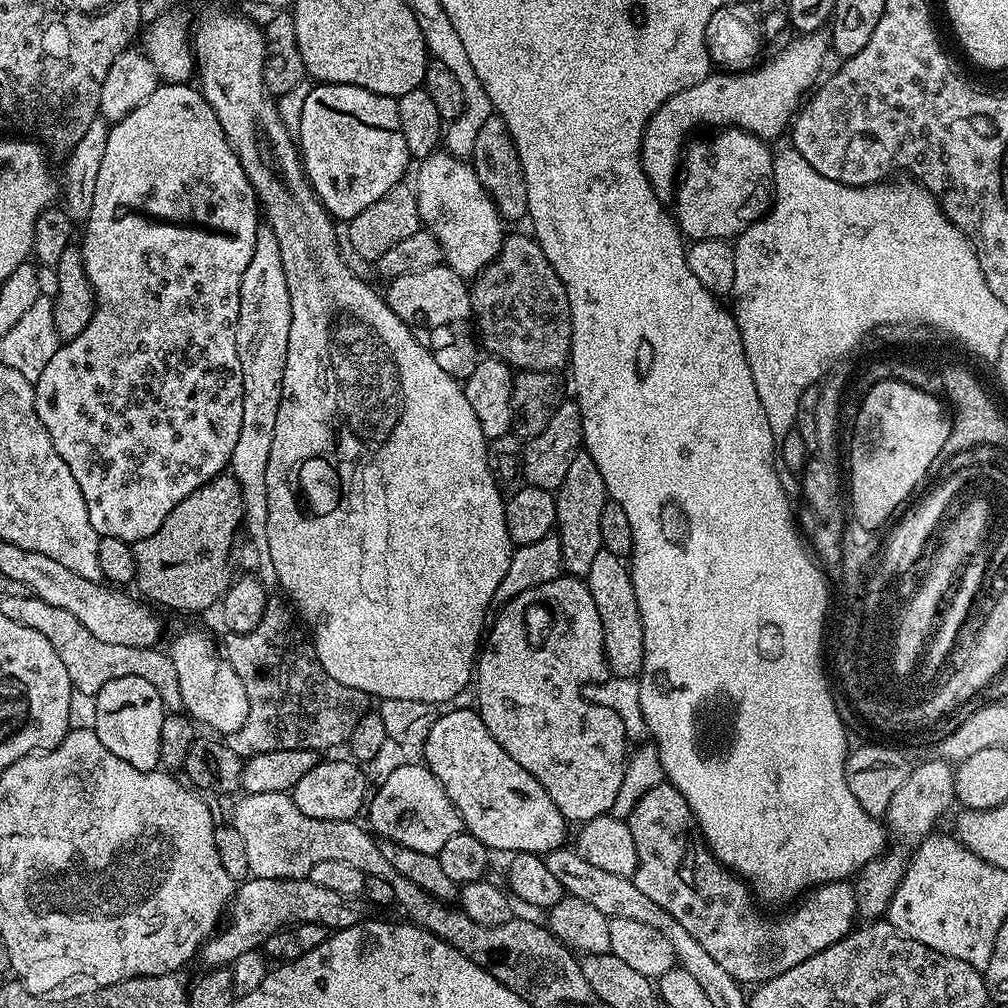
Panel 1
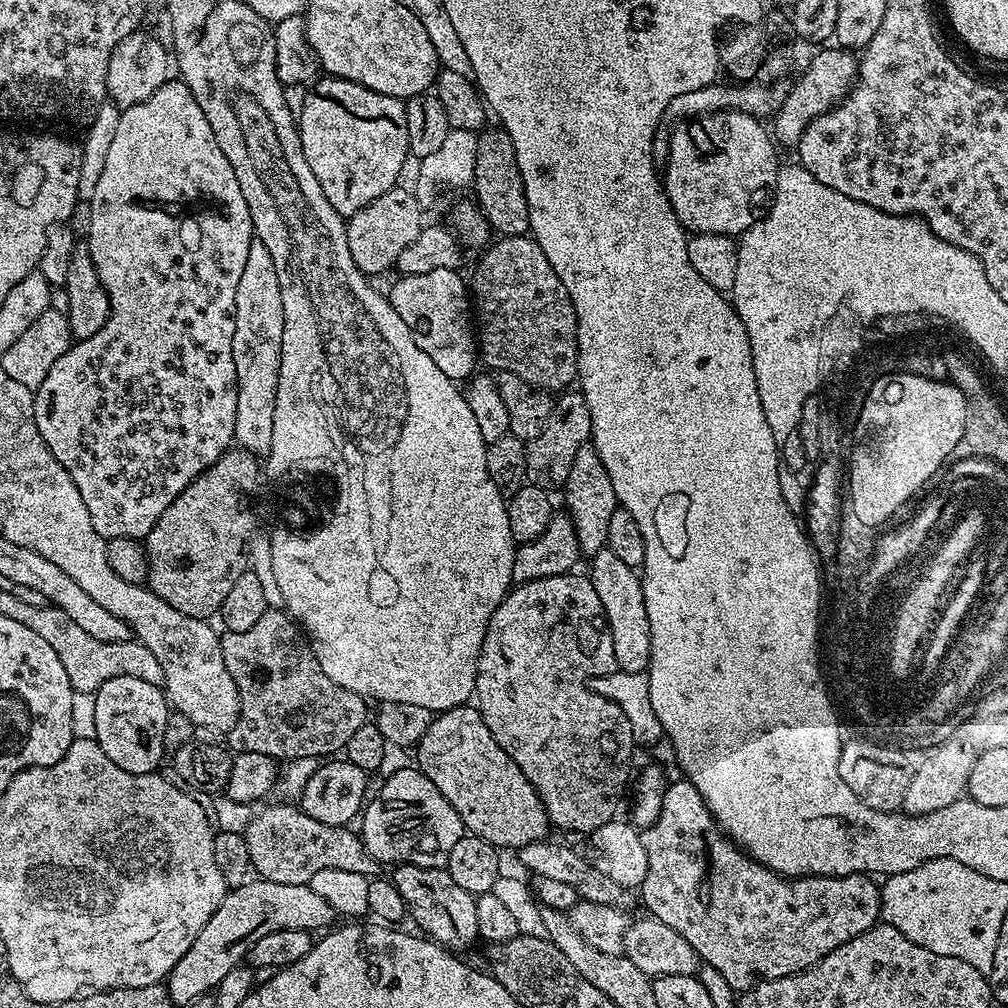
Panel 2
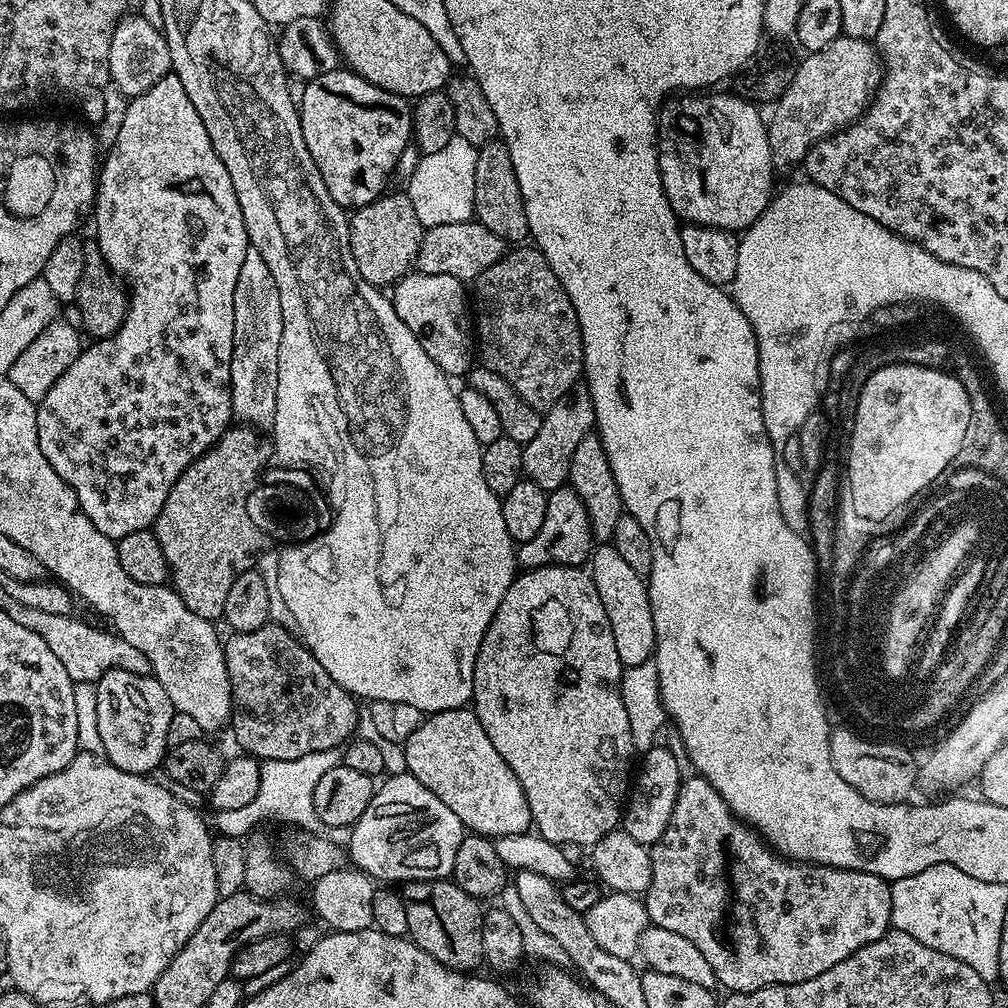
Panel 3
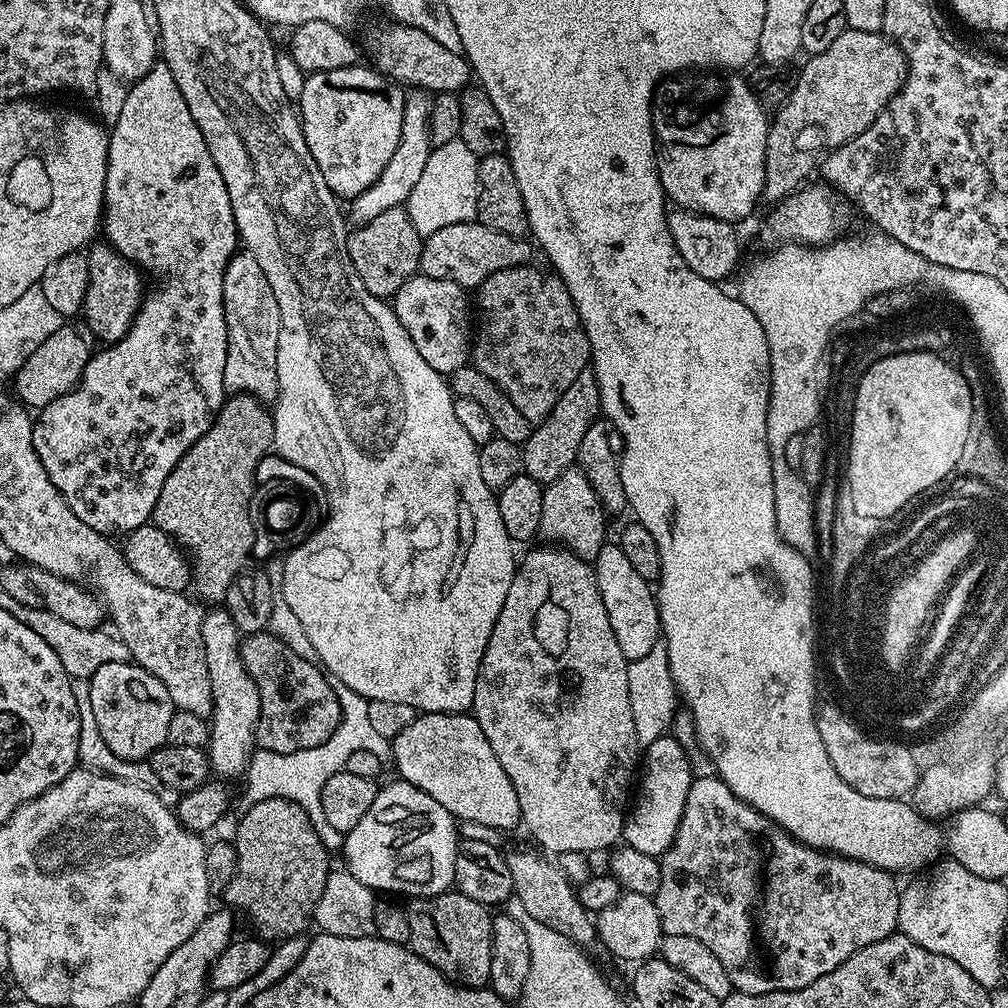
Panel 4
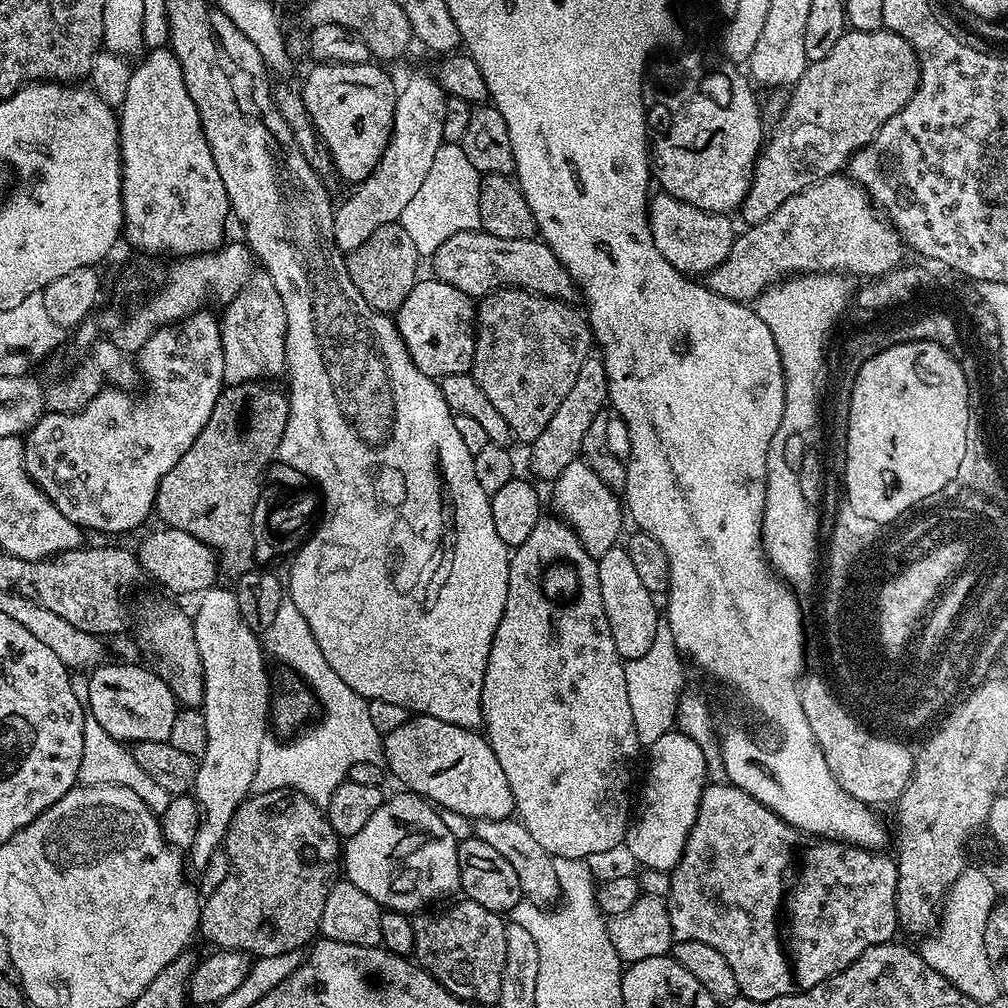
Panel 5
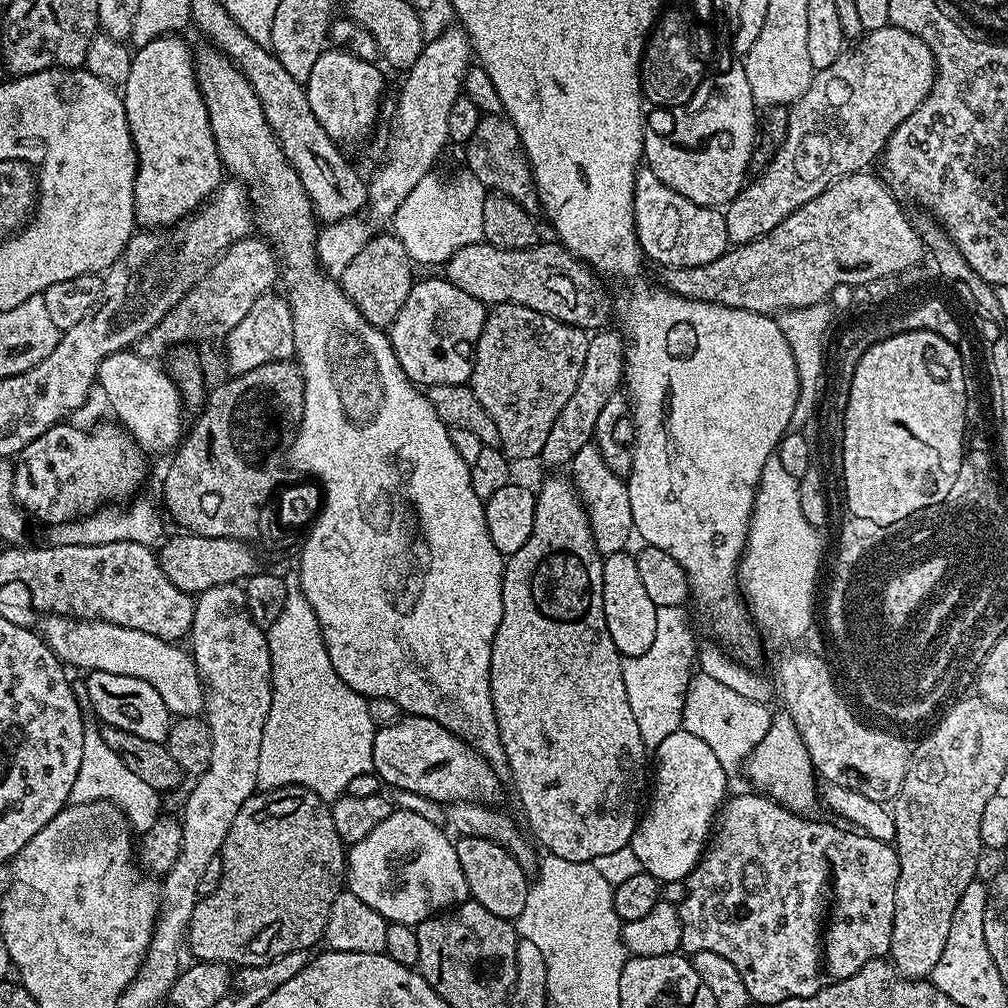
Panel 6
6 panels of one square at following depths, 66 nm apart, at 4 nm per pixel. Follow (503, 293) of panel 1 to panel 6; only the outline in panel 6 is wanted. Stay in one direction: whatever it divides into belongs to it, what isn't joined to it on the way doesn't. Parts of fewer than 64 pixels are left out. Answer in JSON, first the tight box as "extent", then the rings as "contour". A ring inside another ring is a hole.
{"extent":[470,304,589,461],"contour":[[[498,304],[487,309],[482,334],[476,343],[476,357],[472,359],[470,387],[482,410],[494,418],[494,426],[498,426],[499,449],[509,461],[535,461],[539,457],[550,434],[550,426],[554,426],[554,418],[558,418],[562,406],[566,406],[570,394],[574,394],[574,386],[578,386],[589,339],[585,329],[538,314],[538,310],[526,306]]]}

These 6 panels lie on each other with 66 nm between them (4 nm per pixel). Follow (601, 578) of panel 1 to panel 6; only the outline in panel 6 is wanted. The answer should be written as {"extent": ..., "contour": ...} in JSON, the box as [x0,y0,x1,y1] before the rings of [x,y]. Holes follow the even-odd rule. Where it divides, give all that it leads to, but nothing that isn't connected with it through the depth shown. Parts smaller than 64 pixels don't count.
{"extent":[602,551,658,657],"contour":[[[631,551],[603,557],[602,570],[602,602],[606,610],[606,626],[610,630],[610,638],[614,638],[614,646],[621,657],[646,654],[654,643],[654,634],[658,630],[657,608],[650,598],[638,574],[638,562]]]}

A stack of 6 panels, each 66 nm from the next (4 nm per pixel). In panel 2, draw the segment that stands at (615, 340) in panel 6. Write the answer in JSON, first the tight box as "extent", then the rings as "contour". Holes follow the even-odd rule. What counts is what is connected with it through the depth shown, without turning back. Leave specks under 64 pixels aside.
{"extent":[527,390,591,490],"contour":[[[578,390],[561,391],[555,397],[552,413],[542,434],[538,434],[538,438],[527,441],[527,483],[545,490],[563,489],[566,474],[570,474],[570,466],[574,463],[574,454],[578,454],[578,450],[582,450],[582,446],[589,443],[591,438],[590,406],[586,406],[586,398]]]}

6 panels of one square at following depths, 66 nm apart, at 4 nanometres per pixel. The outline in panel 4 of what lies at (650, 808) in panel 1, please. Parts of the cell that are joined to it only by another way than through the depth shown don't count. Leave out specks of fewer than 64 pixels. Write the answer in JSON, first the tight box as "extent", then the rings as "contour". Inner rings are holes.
{"extent":[654,774,901,996],"contour":[[[715,774],[697,775],[693,779],[674,842],[666,849],[663,856],[659,857],[659,861],[661,885],[654,899],[665,936],[695,938],[697,942],[702,942],[702,946],[710,946],[711,952],[718,957],[718,962],[726,966],[726,974],[730,974],[730,982],[737,992],[755,996],[771,992],[797,992],[802,990],[802,986],[810,986],[810,982],[818,982],[818,978],[830,974],[830,970],[845,964],[850,954],[854,954],[862,946],[882,942],[882,938],[891,936],[897,931],[901,889],[896,888],[897,877],[893,873],[870,866],[866,862],[835,856],[832,852],[819,852],[816,848],[798,842],[785,828],[779,828],[761,812],[742,802],[742,798],[738,798],[734,790],[730,790],[730,786],[726,786],[726,782]]]}

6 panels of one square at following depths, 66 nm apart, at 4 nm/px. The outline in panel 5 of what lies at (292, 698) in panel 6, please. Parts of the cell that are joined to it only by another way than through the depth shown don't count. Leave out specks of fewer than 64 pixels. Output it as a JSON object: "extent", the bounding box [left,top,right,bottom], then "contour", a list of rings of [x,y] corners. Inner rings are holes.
{"extent":[252,598,383,809],"contour":[[[285,598],[282,606],[278,606],[278,615],[266,630],[266,648],[290,671],[297,672],[292,674],[310,689],[322,709],[322,715],[317,728],[309,727],[301,731],[295,738],[289,739],[292,740],[289,744],[273,738],[265,739],[262,754],[258,754],[258,774],[254,774],[252,792],[273,792],[289,788],[291,792],[300,792],[310,798],[319,808],[327,809],[334,790],[338,790],[338,786],[348,779],[348,771],[358,766],[358,762],[380,764],[383,761],[382,733],[374,730],[374,722],[370,722],[368,701],[350,690],[350,686],[346,686],[346,682],[334,674],[330,662],[326,662],[318,647],[318,638],[314,638],[310,630],[310,622],[302,618],[301,611],[298,606],[294,606],[292,600]]]}

